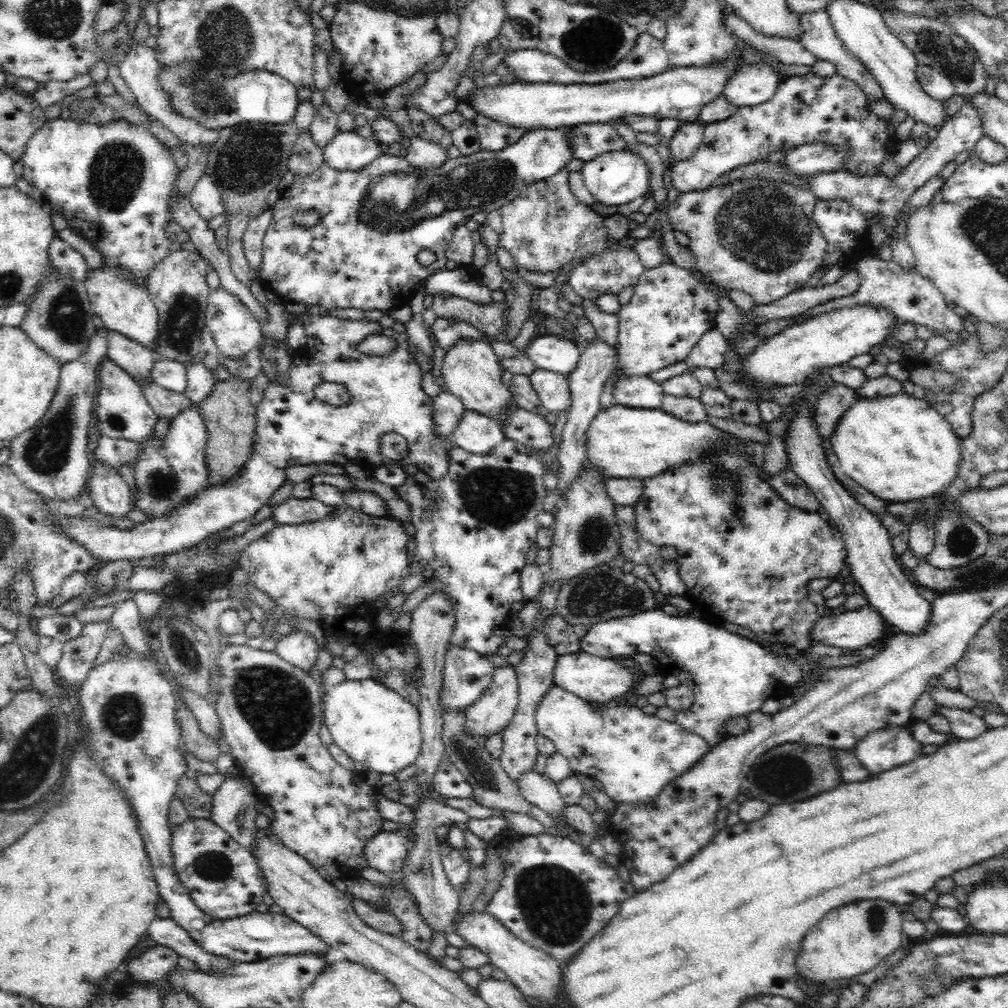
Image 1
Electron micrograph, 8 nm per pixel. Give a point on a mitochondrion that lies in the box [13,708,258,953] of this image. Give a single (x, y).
(213, 866)

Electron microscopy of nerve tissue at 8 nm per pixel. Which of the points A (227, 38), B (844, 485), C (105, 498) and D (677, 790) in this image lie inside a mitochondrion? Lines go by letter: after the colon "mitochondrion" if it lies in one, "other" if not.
A: mitochondrion
B: other
C: other
D: other

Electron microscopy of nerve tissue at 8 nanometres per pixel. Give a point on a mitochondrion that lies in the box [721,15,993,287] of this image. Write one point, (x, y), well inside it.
(953, 56)

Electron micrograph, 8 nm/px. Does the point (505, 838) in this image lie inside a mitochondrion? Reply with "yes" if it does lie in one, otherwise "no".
no

